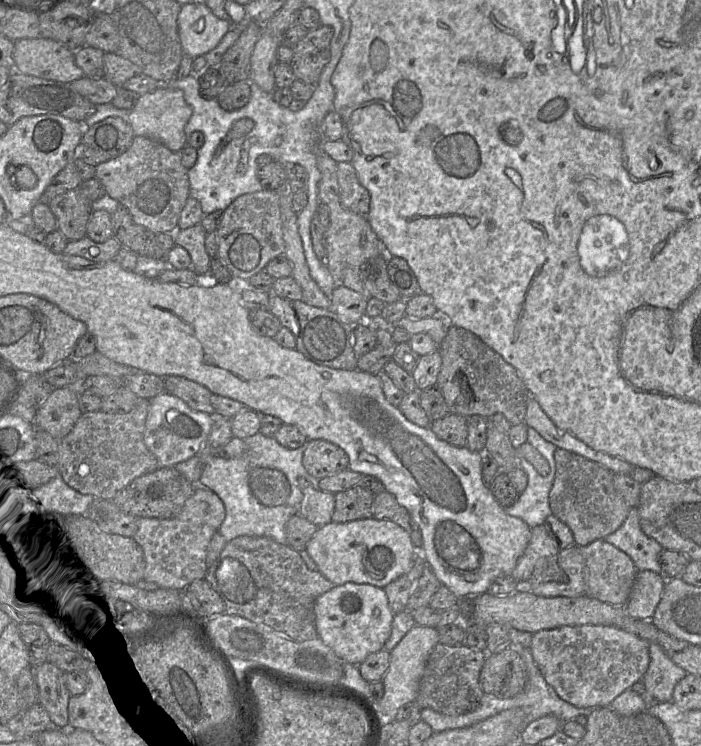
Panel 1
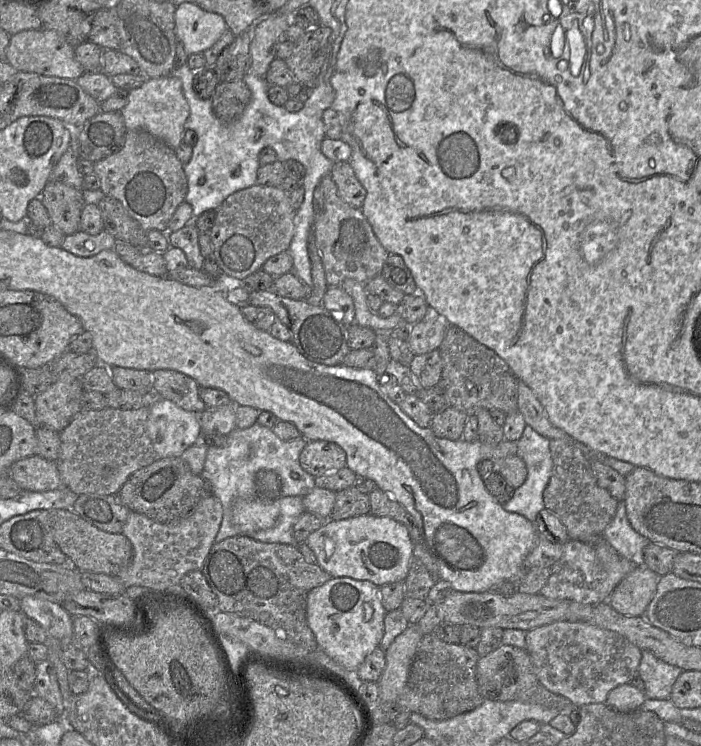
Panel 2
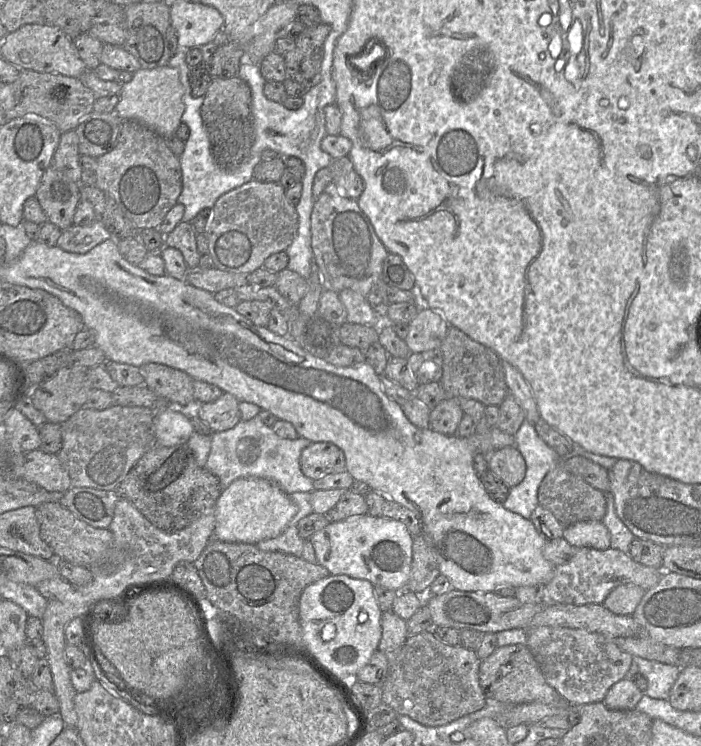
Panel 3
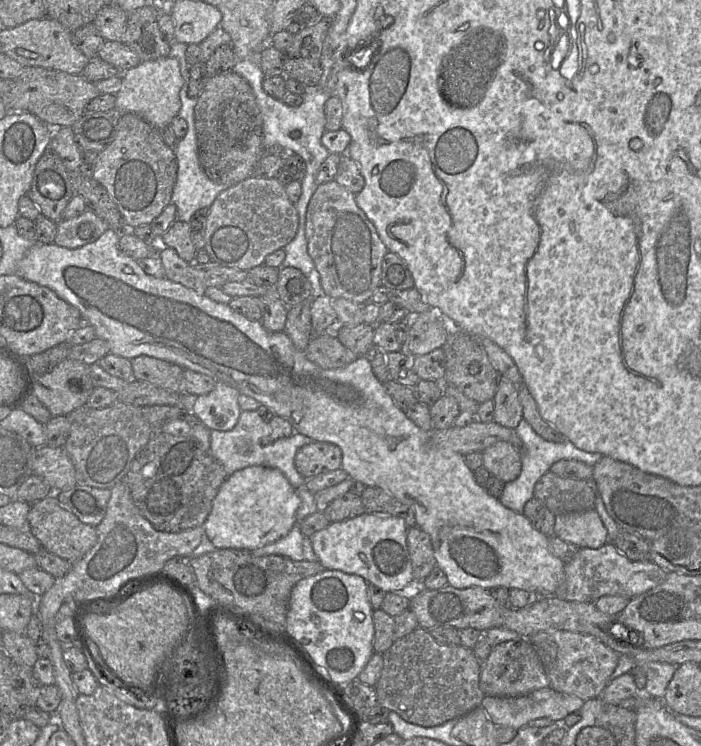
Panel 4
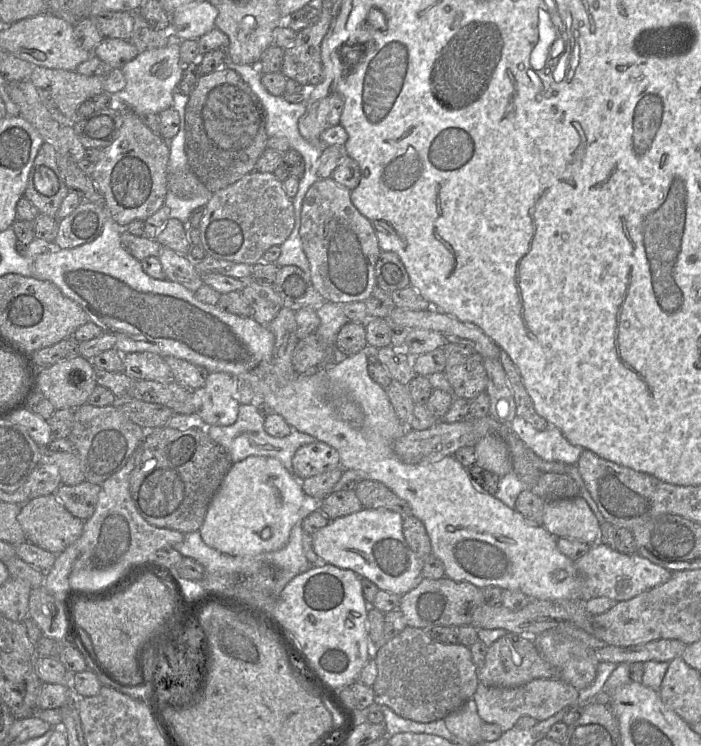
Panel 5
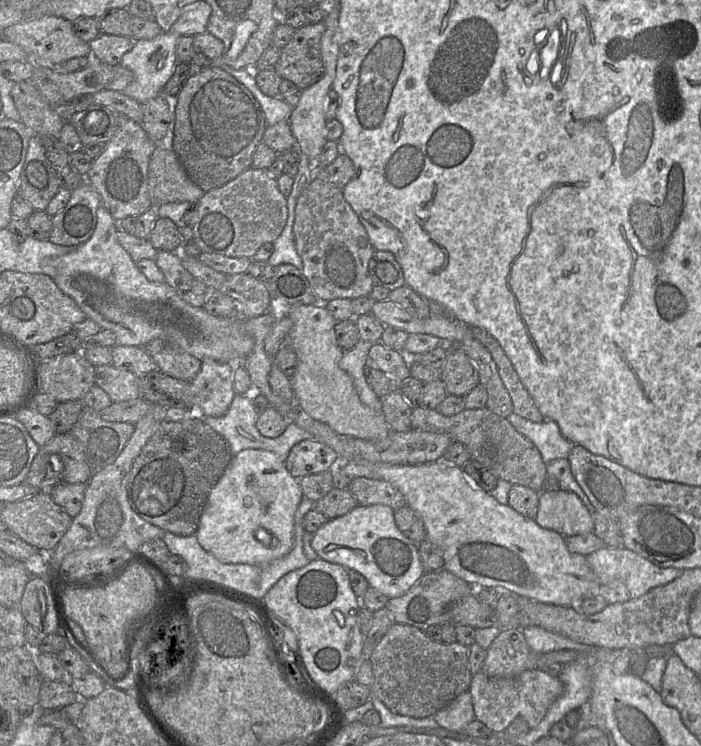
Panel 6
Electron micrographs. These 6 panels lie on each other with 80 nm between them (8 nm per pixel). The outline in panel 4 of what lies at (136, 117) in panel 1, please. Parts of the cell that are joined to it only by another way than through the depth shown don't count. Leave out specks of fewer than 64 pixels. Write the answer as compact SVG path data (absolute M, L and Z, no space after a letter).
M168 55L151 61L141 61L122 73L122 86L115 94L115 108L121 113L131 112L146 120L154 128L168 127L179 114L179 92L183 85L179 63Z

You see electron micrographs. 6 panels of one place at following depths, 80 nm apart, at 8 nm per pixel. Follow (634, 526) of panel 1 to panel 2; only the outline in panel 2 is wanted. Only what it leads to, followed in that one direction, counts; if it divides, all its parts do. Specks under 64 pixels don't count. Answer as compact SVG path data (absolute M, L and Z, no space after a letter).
M619 502L615 516L601 534L622 557L638 565L644 565L643 551L650 541L636 532L628 521L626 507Z

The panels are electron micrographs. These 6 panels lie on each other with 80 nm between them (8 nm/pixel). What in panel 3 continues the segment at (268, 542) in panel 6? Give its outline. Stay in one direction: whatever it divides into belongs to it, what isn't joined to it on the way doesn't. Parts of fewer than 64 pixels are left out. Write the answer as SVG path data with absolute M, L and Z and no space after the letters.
M239 478L222 490L215 506L214 535L224 542L257 544L279 536L297 513L289 495L269 480Z

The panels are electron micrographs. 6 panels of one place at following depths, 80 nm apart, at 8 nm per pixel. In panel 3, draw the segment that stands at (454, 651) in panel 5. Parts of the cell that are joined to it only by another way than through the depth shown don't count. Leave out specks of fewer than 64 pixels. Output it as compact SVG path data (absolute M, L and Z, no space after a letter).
M431 631L407 637L403 645L388 656L388 674L381 684L381 700L399 715L437 727L482 709L487 698L480 686L481 659L475 650L441 642Z

